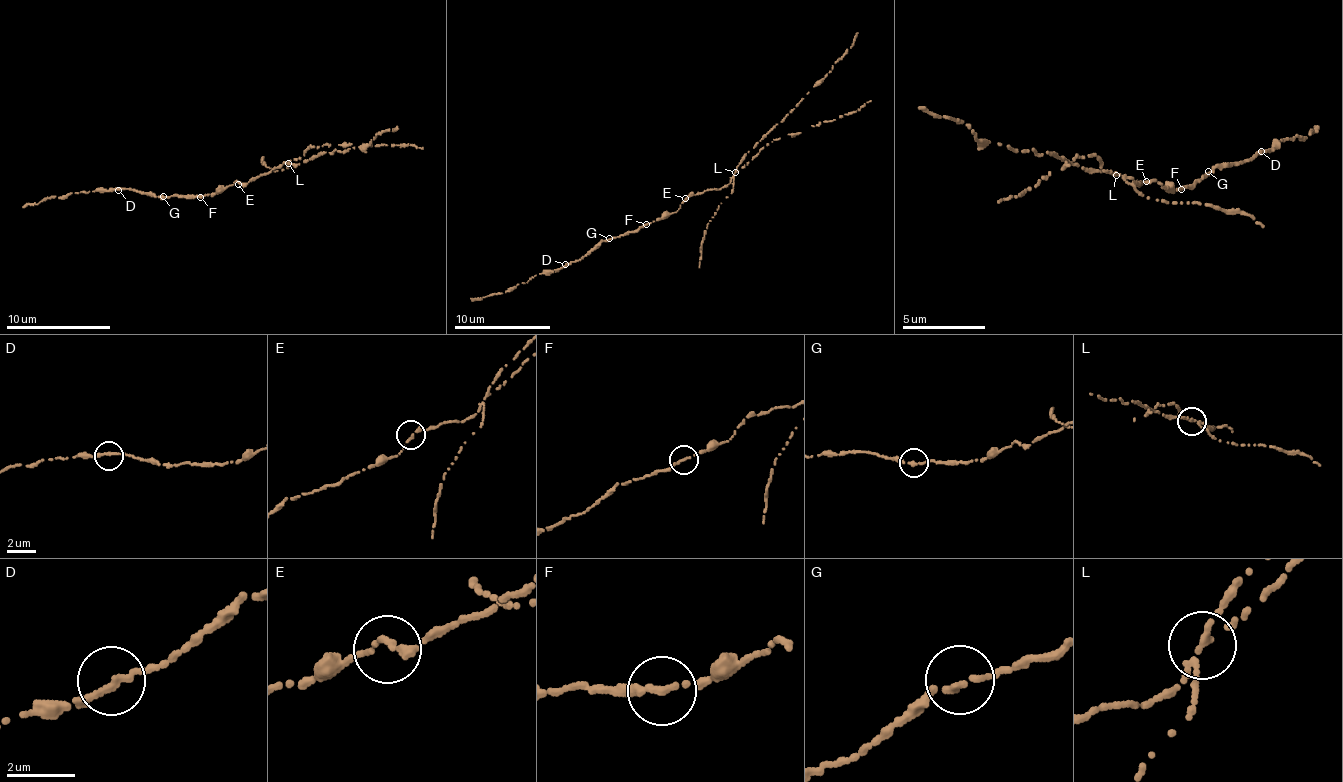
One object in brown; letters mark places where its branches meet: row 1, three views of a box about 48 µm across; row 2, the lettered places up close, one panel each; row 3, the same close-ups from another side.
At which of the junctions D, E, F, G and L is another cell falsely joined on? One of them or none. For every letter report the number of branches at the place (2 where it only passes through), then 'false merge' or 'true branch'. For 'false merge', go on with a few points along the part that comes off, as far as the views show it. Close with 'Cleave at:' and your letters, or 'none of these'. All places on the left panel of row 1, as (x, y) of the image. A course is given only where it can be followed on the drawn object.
D: 2 branches meet; true branch
E: 1 branches meet; true branch
F: 2 branches meet; true branch
G: 2 branches meet; true branch
L: 2 branches meet; false merge; foreign part runs (288, 163), (299, 163), (324, 153), (359, 148), (388, 130), (397, 129)
Cleave at: L

